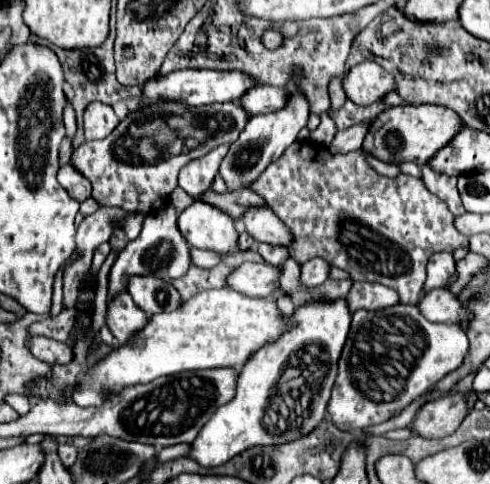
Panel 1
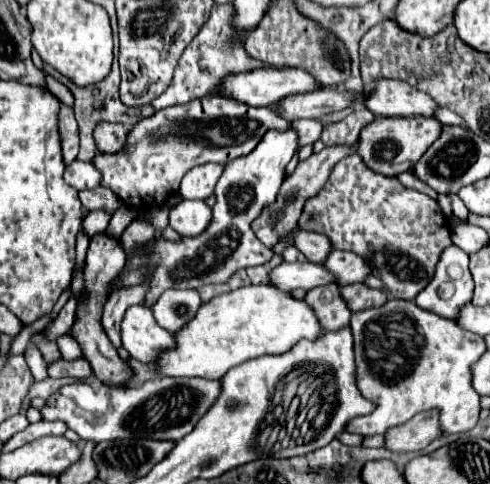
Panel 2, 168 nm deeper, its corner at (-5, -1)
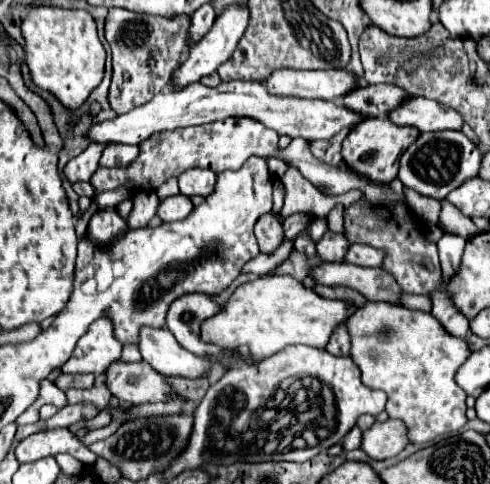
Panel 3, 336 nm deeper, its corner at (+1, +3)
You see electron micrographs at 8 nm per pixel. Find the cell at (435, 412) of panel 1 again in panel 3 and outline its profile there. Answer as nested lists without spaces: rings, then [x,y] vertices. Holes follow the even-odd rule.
[[[401,420],[375,422],[361,436],[361,450],[373,460],[387,460],[397,456],[407,446],[407,430]]]

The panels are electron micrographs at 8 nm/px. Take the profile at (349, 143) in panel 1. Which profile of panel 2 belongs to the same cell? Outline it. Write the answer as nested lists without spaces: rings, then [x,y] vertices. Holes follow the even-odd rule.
[[[347,144],[327,146],[327,148],[323,148],[319,154],[313,154],[311,158],[301,160],[301,162],[297,164],[295,172],[293,172],[289,178],[285,178],[283,186],[279,188],[279,196],[277,196],[275,204],[263,208],[263,212],[261,212],[261,214],[253,220],[253,224],[251,224],[253,232],[257,234],[257,238],[259,238],[267,248],[271,248],[273,244],[277,244],[281,236],[287,236],[287,232],[291,232],[291,230],[297,228],[297,220],[299,220],[299,214],[301,214],[301,210],[303,210],[307,198],[309,198],[309,196],[315,196],[315,194],[319,192],[319,188],[325,186],[325,182],[327,182],[331,170],[333,170],[333,166],[335,166],[341,158],[347,158],[353,150],[355,150],[355,148],[353,148],[353,146],[347,146]]]

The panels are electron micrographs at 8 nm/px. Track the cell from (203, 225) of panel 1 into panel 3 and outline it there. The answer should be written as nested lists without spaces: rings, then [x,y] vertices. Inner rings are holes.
[[[175,194],[175,196],[169,196],[169,198],[159,202],[157,216],[163,222],[175,222],[175,220],[183,220],[185,216],[189,216],[191,210],[193,210],[191,200],[183,194]]]

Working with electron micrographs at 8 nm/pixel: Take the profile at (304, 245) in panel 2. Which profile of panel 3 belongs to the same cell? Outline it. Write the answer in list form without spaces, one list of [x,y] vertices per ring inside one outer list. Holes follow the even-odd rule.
[[[327,232],[319,242],[317,242],[317,254],[325,262],[343,262],[345,252],[349,250],[349,240],[345,240],[343,234]]]

